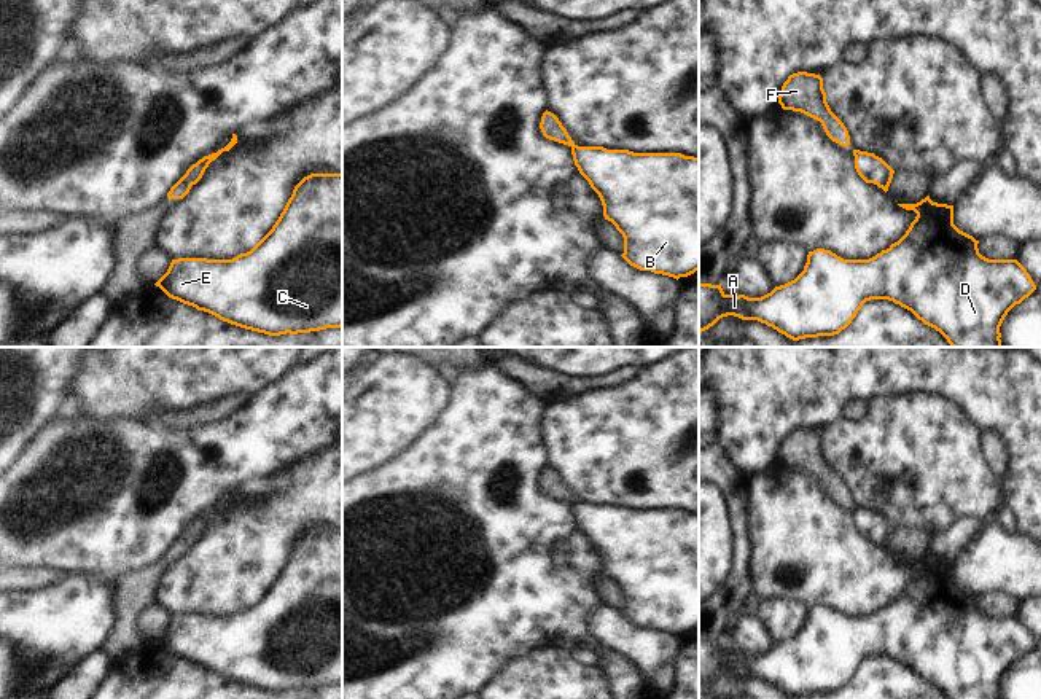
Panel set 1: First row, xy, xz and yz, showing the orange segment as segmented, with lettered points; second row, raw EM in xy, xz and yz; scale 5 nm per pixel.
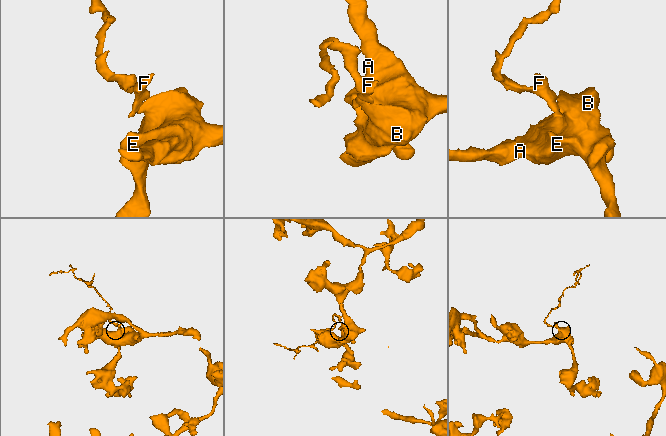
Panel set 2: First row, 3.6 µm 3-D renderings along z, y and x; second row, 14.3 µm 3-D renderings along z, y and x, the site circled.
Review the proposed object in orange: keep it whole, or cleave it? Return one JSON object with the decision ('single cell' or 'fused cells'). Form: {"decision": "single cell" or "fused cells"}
{"decision": "fused cells"}

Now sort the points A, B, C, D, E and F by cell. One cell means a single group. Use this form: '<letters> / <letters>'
A B C D E / F

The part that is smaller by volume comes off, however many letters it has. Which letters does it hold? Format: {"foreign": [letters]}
{"foreign": ["F"]}

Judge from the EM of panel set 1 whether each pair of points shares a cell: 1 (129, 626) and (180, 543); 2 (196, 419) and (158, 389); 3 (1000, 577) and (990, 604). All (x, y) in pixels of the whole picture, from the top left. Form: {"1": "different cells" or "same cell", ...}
{"1": "same cell", "2": "different cells", "3": "different cells"}

